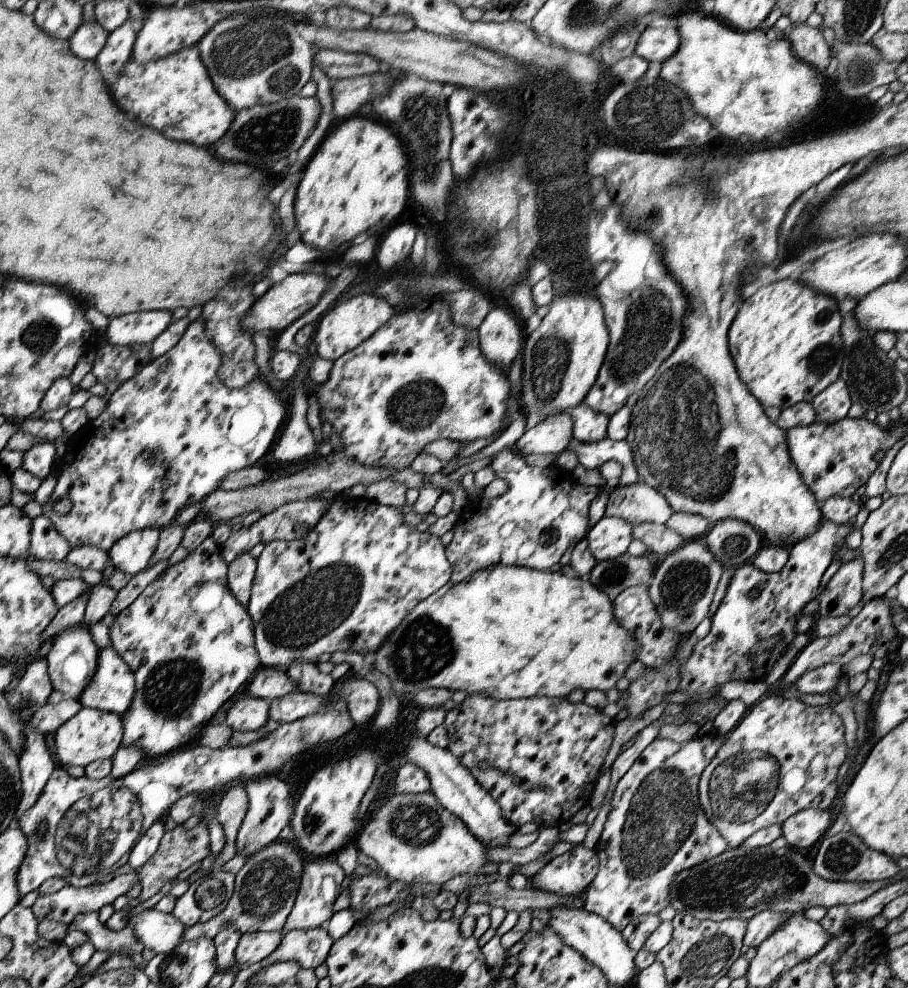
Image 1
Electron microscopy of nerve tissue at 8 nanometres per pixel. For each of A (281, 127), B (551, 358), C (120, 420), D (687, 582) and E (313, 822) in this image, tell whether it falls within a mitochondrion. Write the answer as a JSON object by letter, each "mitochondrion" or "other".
{"A":"mitochondrion","B":"mitochondrion","C":"other","D":"mitochondrion","E":"other"}

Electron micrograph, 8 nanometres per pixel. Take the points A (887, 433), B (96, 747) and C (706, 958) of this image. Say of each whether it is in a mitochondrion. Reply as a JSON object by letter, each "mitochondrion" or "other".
{"A":"other","B":"other","C":"mitochondrion"}

